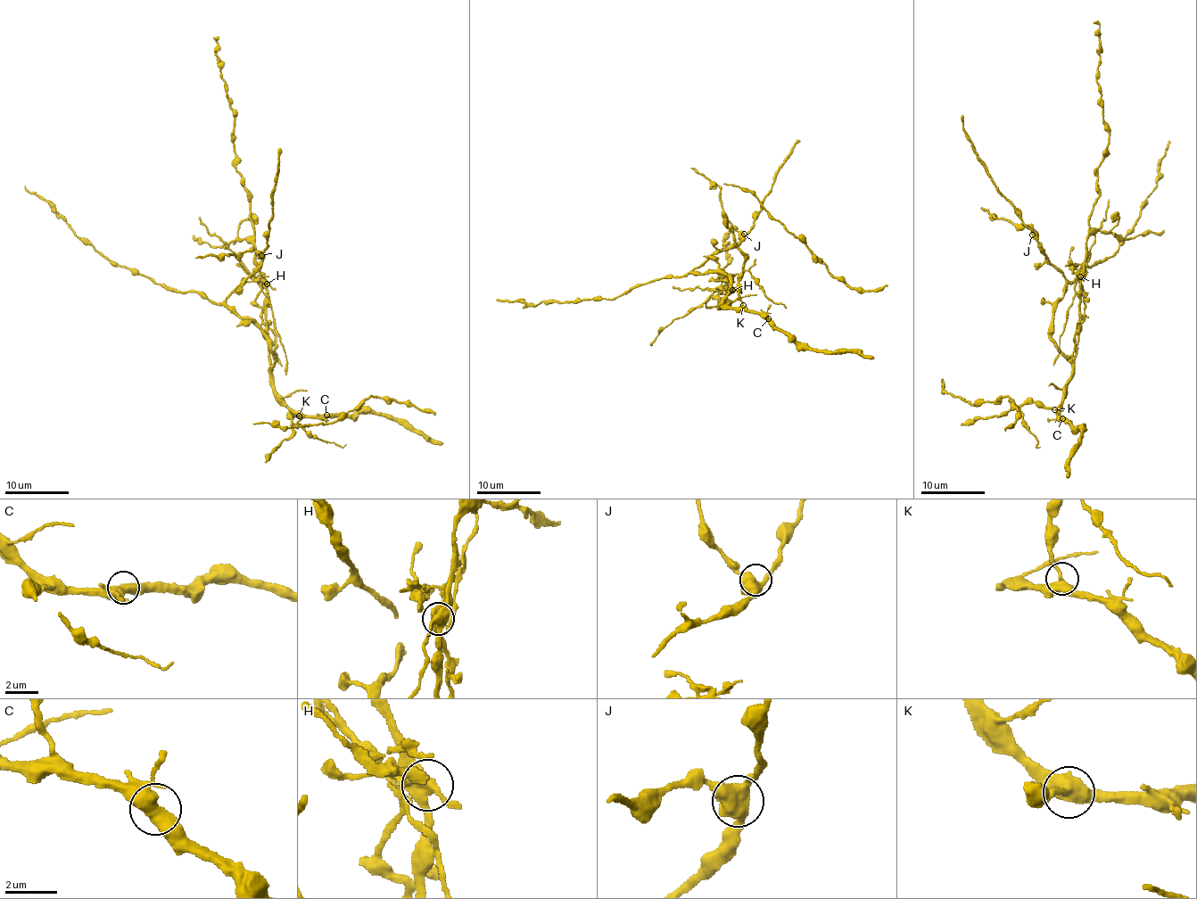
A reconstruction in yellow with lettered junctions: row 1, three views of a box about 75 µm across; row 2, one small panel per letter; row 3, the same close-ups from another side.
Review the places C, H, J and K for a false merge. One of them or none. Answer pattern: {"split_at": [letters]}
{"split_at": ["H"]}

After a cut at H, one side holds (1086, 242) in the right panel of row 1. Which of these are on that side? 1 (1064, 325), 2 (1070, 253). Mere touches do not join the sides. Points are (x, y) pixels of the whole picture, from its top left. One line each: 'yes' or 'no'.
1: no
2: no

